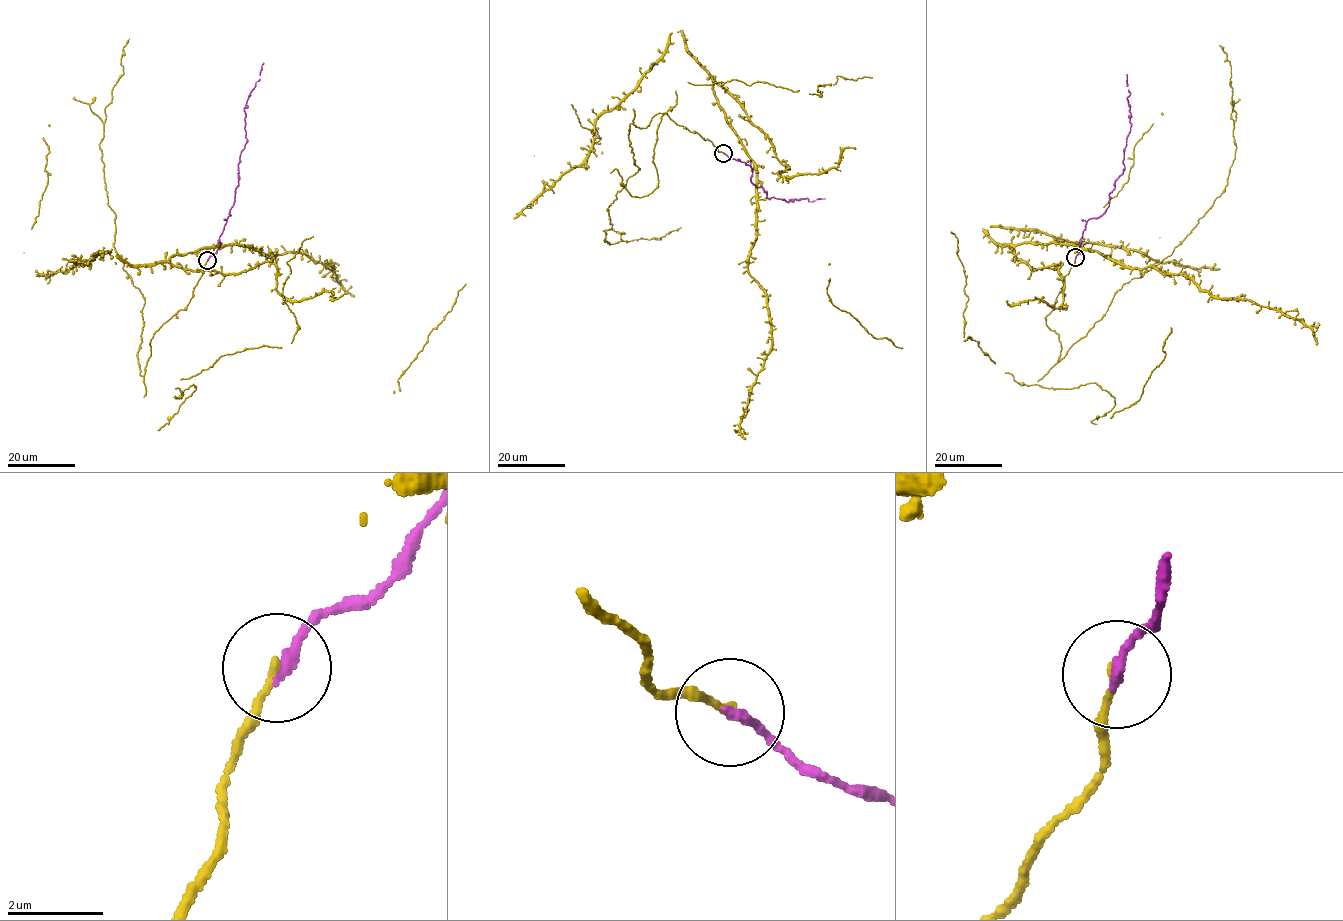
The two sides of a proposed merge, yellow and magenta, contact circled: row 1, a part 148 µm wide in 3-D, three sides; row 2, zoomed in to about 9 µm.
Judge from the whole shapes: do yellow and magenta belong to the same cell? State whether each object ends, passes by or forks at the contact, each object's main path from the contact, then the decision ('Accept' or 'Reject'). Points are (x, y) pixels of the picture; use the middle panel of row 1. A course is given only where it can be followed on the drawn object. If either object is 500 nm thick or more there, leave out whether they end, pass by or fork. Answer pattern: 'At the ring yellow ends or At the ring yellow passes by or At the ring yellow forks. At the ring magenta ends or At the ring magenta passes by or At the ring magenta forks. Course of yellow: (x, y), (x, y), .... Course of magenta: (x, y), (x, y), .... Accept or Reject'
At the ring yellow ends. At the ring magenta ends. Course of yellow: (723, 153), (666, 113), (645, 128), (630, 123), (639, 168), (607, 208), (605, 241), (661, 239), (681, 227). Course of magenta: (723, 153), (750, 165), (752, 183), (767, 191), (769, 199), (789, 202), (806, 198), (809, 202), (824, 198). Accept

